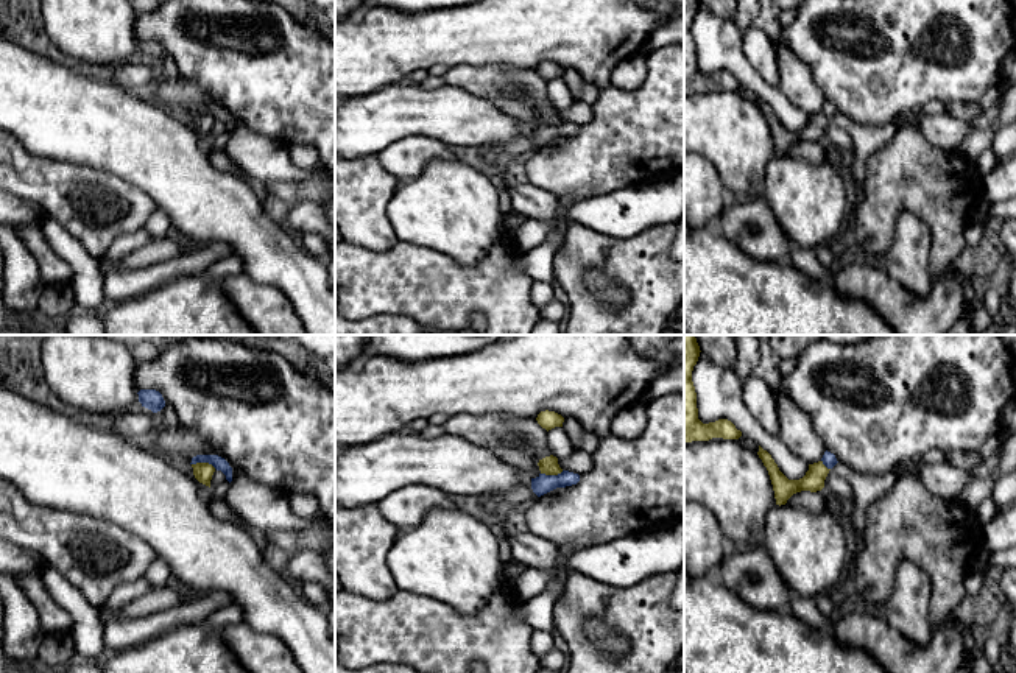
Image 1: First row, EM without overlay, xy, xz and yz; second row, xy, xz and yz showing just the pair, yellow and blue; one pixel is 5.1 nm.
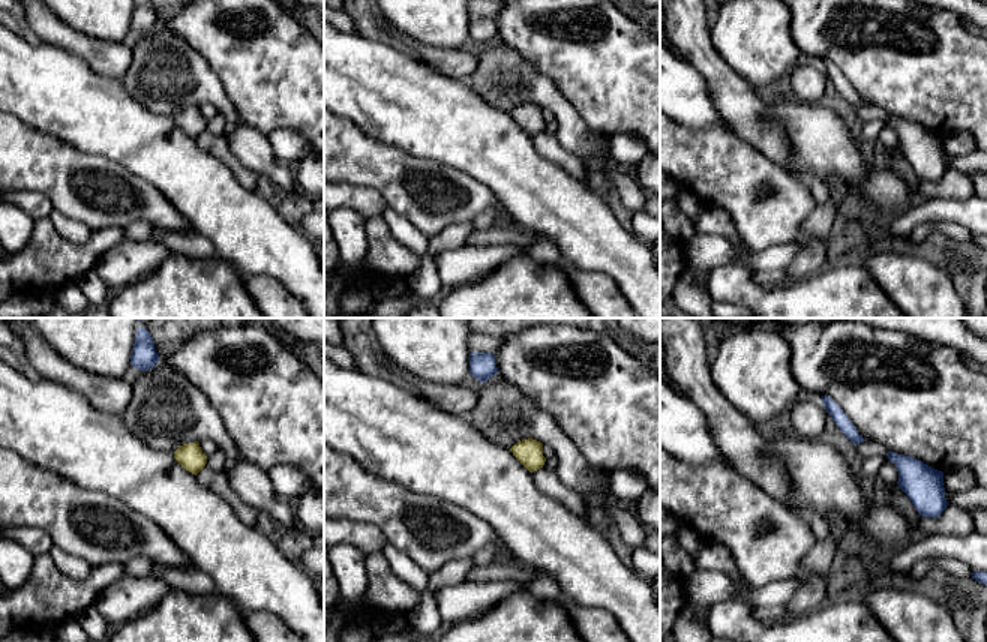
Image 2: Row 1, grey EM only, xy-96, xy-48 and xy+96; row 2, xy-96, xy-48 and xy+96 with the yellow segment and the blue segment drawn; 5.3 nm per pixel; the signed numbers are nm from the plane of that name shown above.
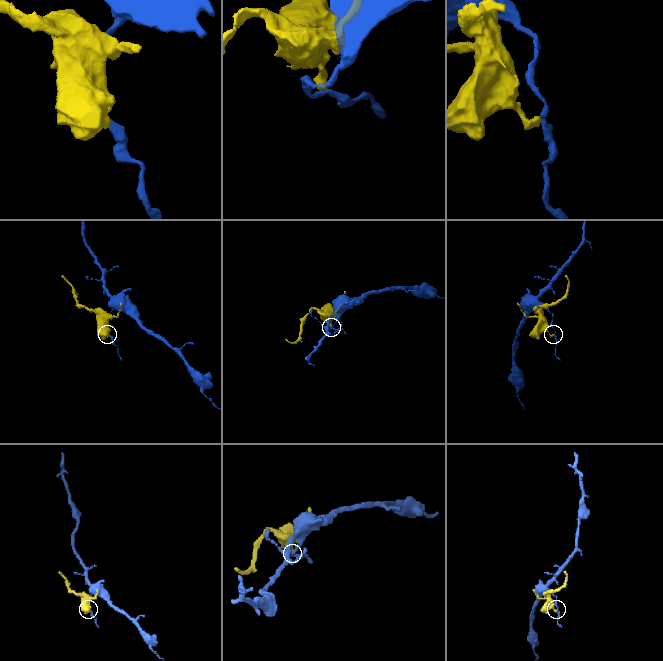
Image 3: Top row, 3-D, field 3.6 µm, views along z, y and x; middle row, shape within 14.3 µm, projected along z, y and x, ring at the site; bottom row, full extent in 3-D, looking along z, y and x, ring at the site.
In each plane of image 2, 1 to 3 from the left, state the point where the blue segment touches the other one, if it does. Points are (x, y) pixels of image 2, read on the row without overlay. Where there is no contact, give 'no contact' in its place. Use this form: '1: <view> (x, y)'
1: no contact
2: no contact
3: no contact

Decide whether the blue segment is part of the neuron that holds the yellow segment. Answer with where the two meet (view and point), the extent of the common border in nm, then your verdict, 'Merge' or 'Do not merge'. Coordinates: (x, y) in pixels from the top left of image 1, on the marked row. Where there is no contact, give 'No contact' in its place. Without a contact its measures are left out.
Touches yellow at xy (204, 463). Shared border 130 nm. Do not merge

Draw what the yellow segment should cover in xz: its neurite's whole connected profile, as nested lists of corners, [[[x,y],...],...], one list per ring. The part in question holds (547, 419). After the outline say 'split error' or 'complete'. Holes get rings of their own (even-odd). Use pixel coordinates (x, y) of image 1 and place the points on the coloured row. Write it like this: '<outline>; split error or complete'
[[[541,411],[536,418],[538,424],[547,432],[555,427],[563,427],[564,418],[555,411]]]; complete

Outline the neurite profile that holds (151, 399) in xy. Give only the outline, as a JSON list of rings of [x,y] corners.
[[[140,389],[137,394],[142,407],[151,410],[153,413],[157,413],[165,407],[162,394],[156,389]]]

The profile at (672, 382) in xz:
[[[684,365],[656,379],[642,394],[642,399],[650,403],[661,396],[667,396],[678,391],[684,391]]]

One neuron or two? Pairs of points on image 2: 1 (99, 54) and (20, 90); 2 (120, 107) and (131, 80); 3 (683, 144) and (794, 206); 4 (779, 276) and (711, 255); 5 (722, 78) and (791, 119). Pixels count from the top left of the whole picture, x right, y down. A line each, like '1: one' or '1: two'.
1: two
2: two
3: one
4: two
5: two

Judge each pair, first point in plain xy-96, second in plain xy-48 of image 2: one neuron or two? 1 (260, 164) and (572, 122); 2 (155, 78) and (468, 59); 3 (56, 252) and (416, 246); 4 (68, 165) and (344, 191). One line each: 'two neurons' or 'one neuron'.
1: two neurons
2: two neurons
3: two neurons
4: two neurons

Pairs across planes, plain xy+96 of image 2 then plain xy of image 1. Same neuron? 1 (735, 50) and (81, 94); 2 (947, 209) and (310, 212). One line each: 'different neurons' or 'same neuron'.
1: different neurons
2: same neuron

